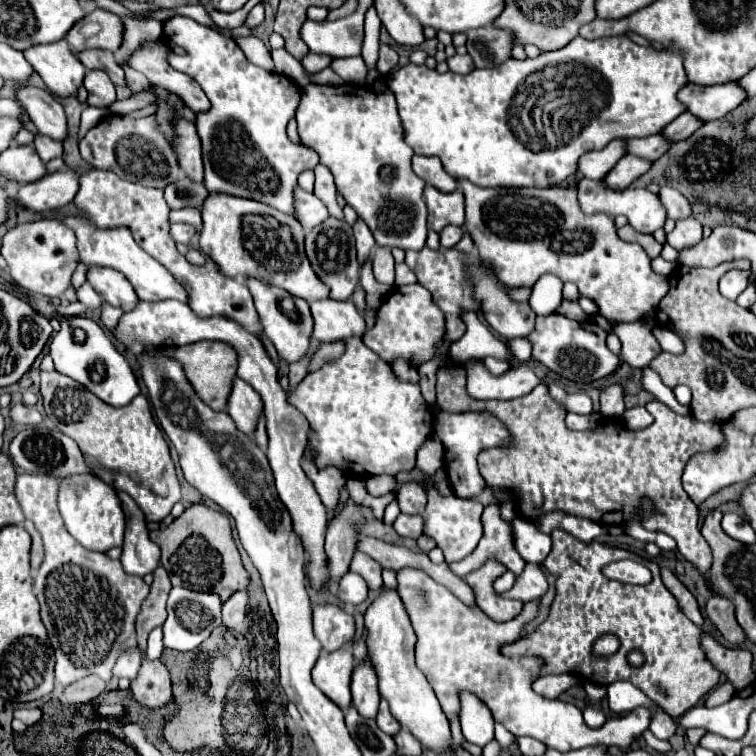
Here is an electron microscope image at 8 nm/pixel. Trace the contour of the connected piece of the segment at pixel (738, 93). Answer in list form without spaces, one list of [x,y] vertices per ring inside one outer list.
[[[687,83],[677,93],[677,99],[697,119],[701,119],[703,123],[709,123],[733,111],[745,99],[745,93],[741,91],[741,87],[737,87],[737,83],[725,83],[725,85],[713,85],[713,87]]]

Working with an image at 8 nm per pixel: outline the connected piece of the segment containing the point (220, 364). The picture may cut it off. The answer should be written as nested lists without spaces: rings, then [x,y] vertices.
[[[201,341],[201,343],[191,343],[185,347],[173,347],[173,349],[167,347],[167,349],[163,349],[163,353],[181,363],[185,377],[193,385],[195,393],[203,399],[203,403],[207,403],[213,411],[225,409],[227,397],[231,391],[231,383],[233,383],[233,377],[237,371],[237,353],[227,343]]]

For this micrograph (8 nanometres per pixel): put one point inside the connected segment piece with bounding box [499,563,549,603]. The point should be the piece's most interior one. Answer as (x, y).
(532, 583)

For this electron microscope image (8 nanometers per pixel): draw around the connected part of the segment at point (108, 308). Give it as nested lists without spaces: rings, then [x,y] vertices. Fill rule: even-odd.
[[[103,303],[103,307],[101,307],[101,321],[105,323],[107,329],[113,329],[113,327],[117,325],[117,319],[119,319],[121,315],[123,315],[123,313],[121,313],[117,307],[113,307],[113,305],[109,305],[109,303]]]

